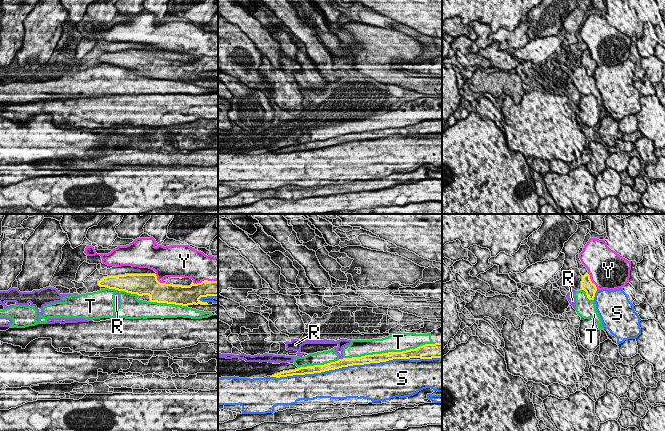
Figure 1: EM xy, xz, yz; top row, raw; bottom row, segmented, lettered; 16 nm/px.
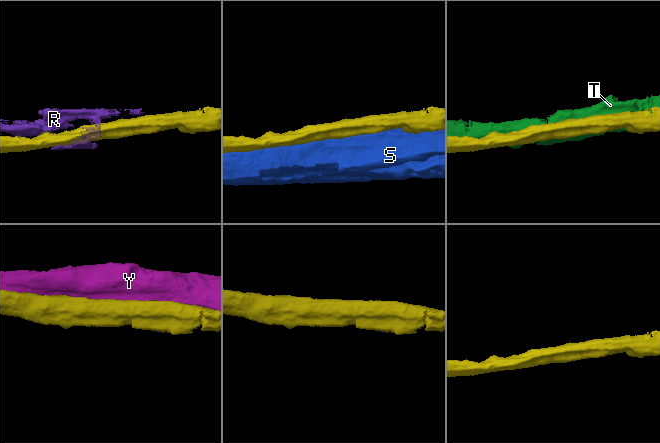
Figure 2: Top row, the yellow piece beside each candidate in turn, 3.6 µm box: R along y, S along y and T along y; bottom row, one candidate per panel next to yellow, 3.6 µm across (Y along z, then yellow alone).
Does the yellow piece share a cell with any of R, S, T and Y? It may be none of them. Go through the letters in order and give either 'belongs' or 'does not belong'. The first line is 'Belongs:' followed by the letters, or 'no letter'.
Belongs: no letter
R: does not belong
S: does not belong
T: does not belong
Y: does not belong

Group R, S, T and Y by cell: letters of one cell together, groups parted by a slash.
R T / S / Y

